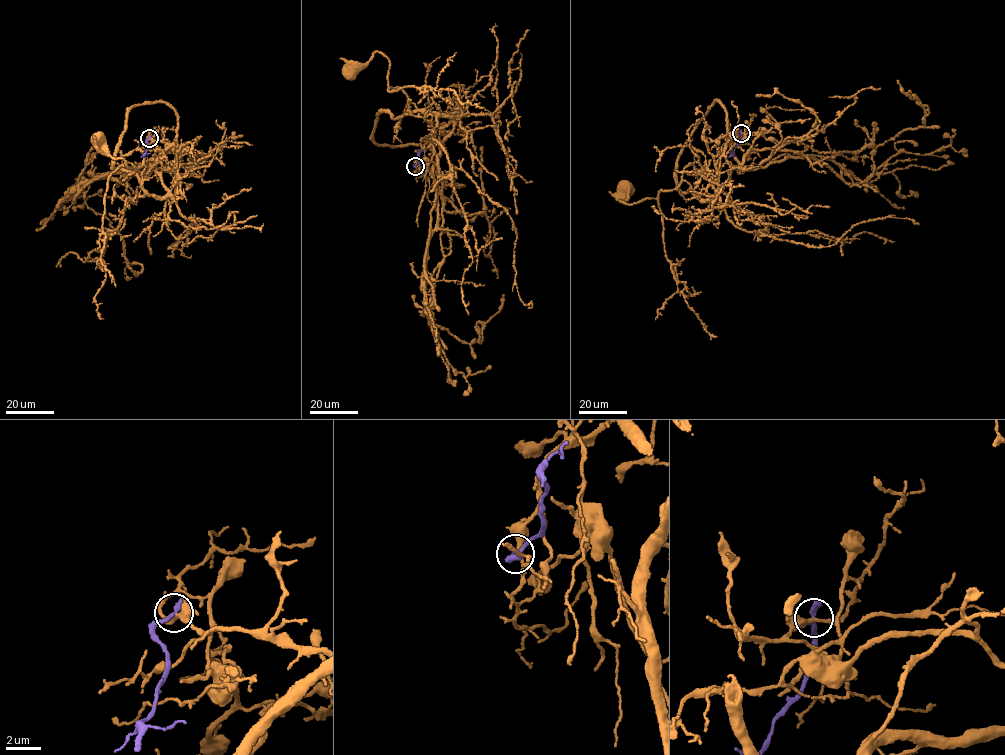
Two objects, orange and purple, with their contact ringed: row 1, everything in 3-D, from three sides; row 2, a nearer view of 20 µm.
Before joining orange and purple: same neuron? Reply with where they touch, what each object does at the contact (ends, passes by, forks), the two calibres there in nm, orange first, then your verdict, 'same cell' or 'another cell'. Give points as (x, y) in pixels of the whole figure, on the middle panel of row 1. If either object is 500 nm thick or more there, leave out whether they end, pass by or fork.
at (415, 166); orange passes by; purple ends there; 280 nm thick on the orange side, 440 nm on the other; another cell

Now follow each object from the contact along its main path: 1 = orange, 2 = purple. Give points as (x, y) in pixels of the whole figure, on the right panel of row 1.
1: (741, 132), (731, 135), (718, 186), (704, 201), (684, 180), (627, 204), (625, 186)
2: (740, 133), (740, 142), (730, 151)

